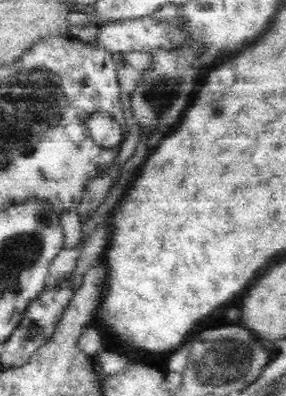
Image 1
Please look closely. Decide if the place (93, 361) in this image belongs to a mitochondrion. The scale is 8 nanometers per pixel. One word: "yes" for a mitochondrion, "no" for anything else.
no

